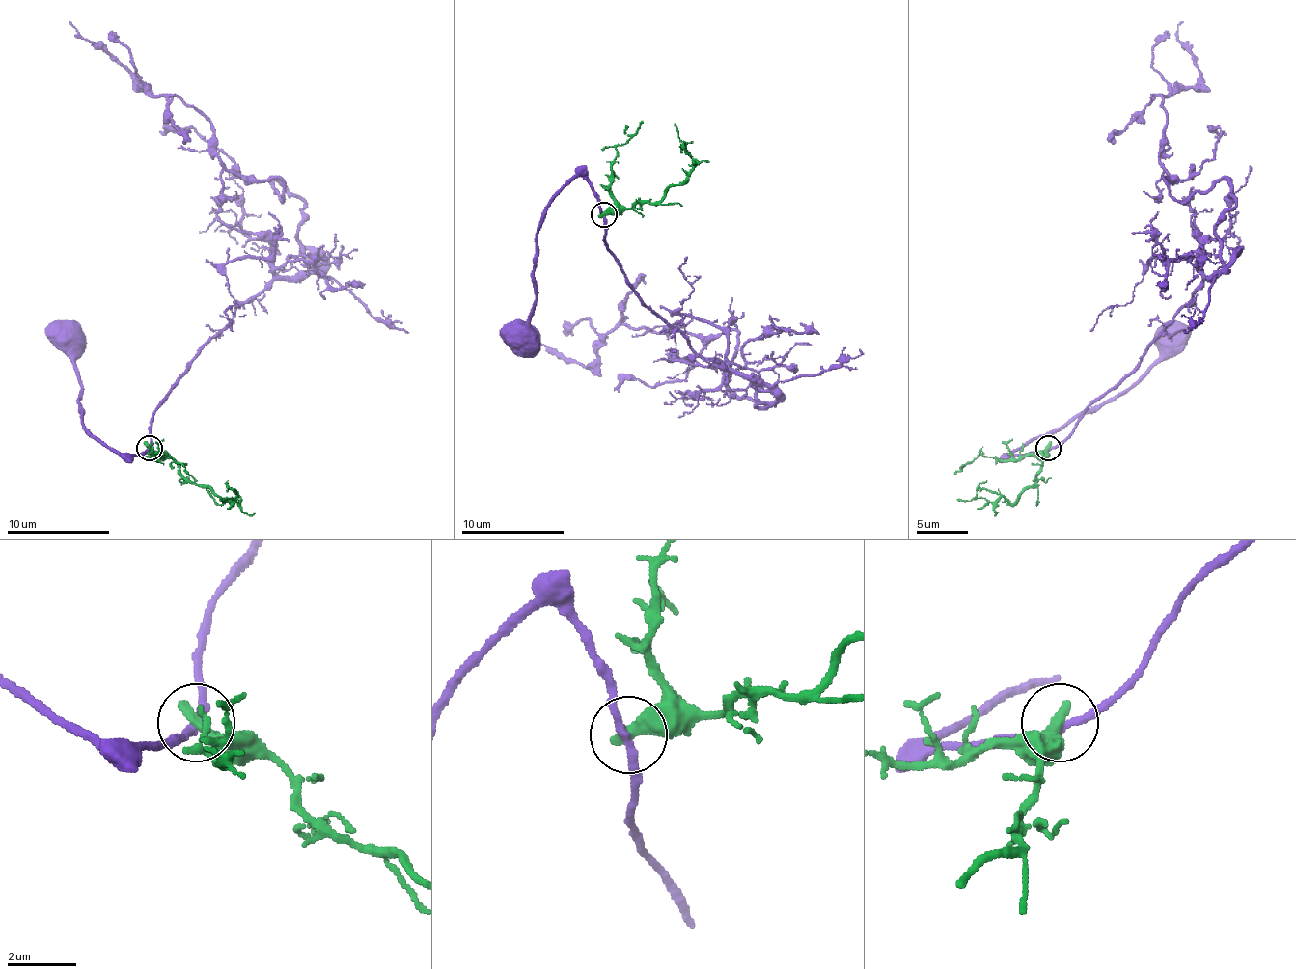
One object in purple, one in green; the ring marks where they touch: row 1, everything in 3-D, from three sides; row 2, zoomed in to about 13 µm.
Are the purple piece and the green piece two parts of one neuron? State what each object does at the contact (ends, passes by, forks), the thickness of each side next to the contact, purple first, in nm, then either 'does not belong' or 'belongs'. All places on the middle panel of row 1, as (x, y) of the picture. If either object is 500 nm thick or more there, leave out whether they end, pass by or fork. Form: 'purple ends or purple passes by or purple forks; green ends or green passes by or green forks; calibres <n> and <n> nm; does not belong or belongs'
purple passes by; green ends; calibres 200 and 420 nm; does not belong

